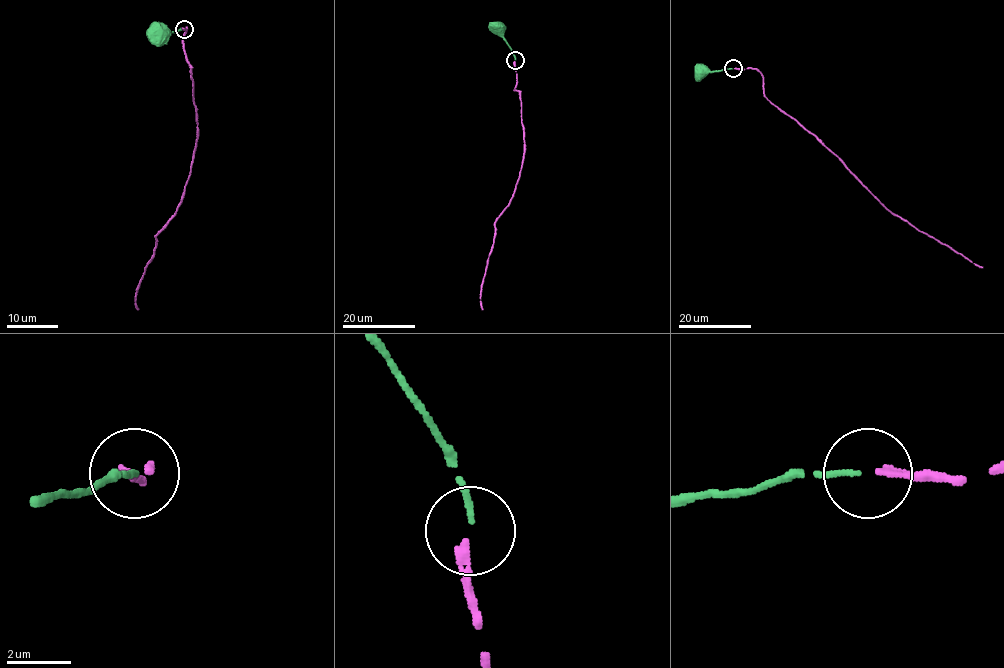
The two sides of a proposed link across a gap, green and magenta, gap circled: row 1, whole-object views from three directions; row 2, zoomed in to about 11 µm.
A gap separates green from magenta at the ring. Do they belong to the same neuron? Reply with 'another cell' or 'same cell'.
another cell

